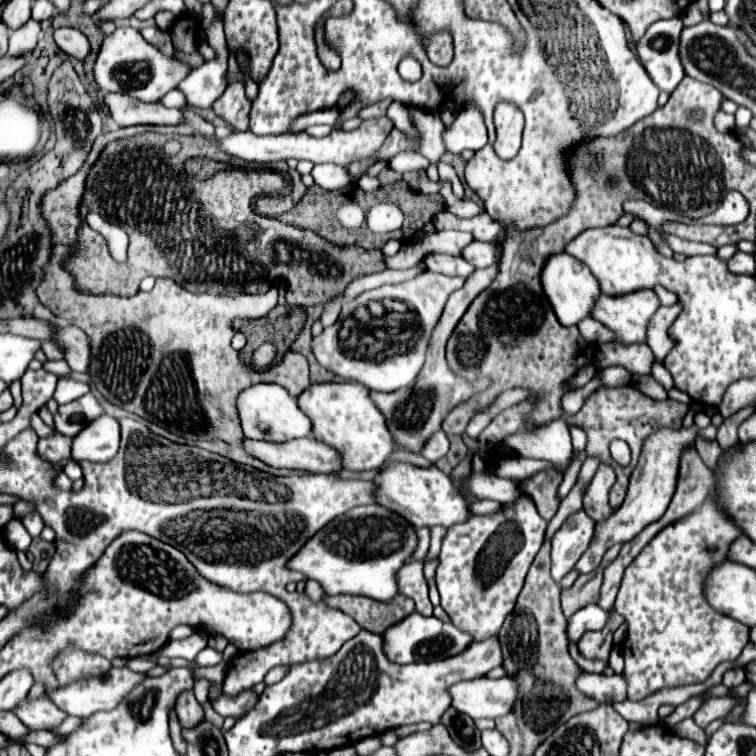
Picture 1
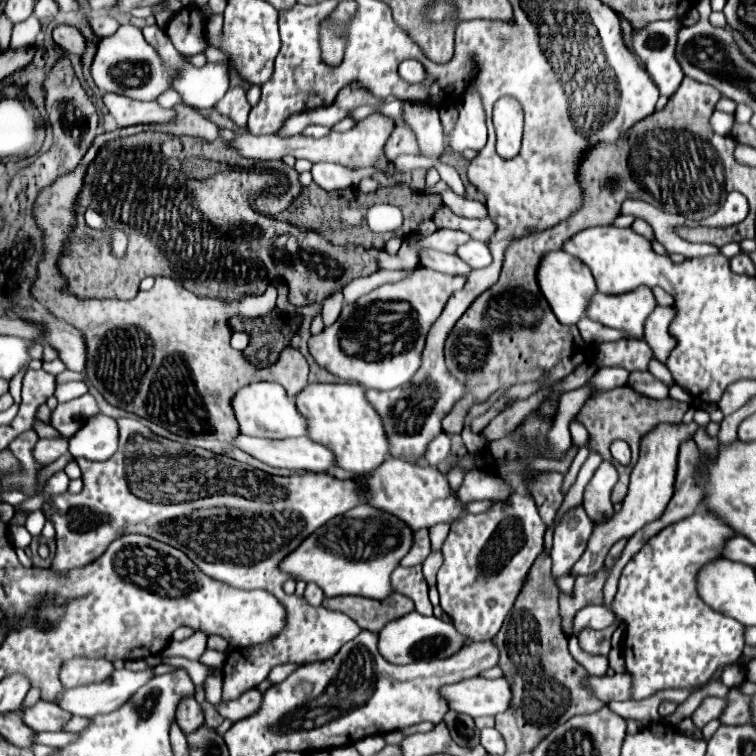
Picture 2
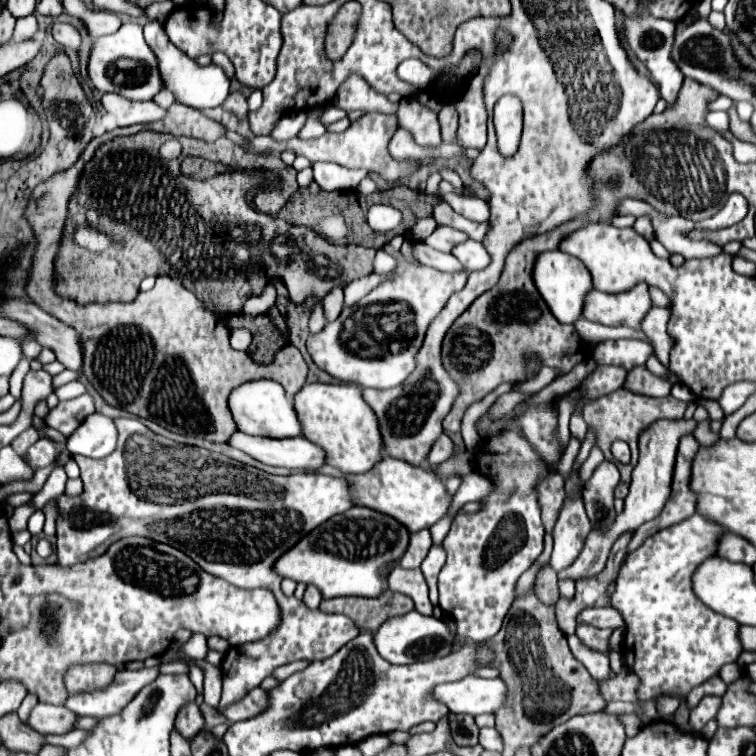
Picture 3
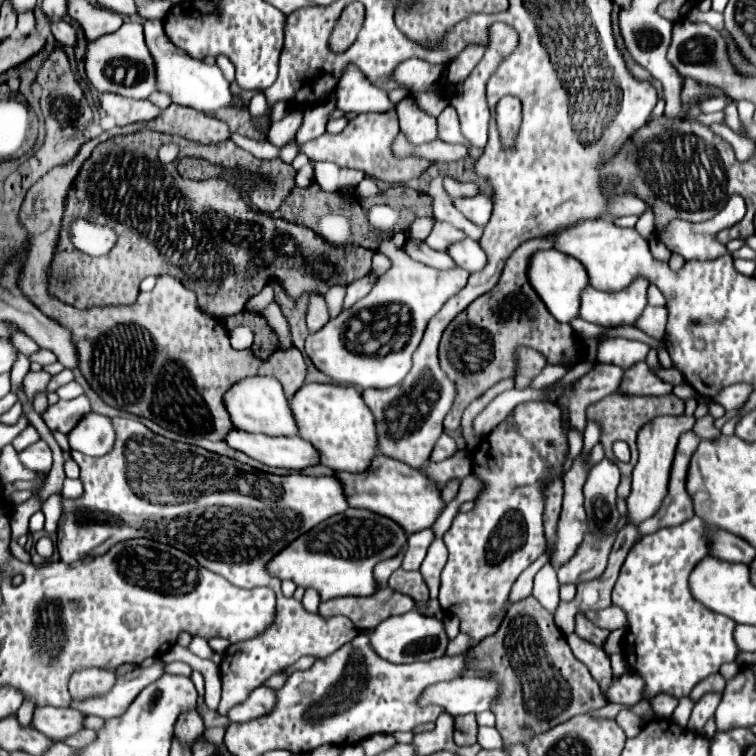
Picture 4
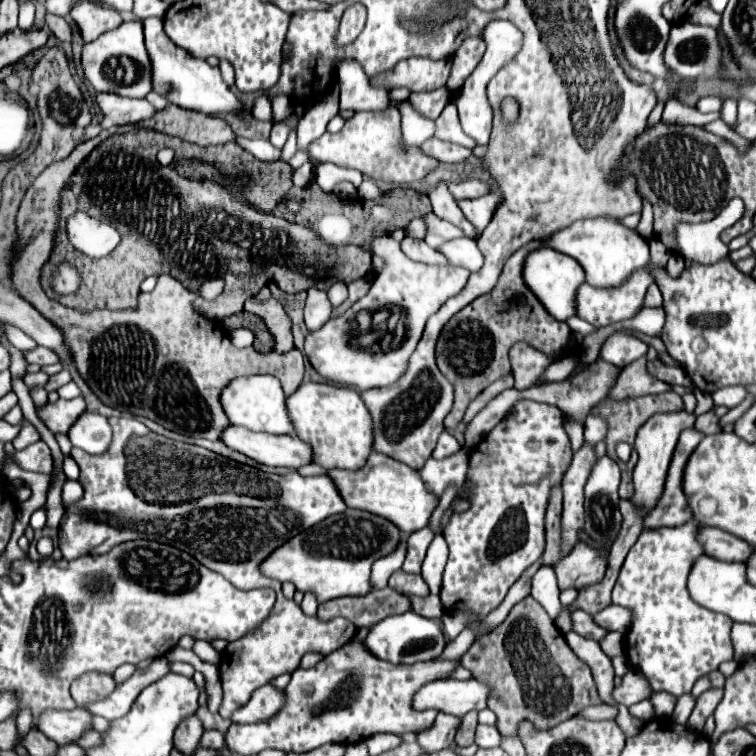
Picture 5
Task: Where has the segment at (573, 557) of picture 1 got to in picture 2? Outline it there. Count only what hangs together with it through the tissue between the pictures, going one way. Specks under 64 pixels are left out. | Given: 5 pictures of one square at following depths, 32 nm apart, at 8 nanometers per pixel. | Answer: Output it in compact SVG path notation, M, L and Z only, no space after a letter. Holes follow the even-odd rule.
M584 508L570 510L562 522L554 530L552 544L552 576L560 578L570 572L576 560L582 556L590 536L594 522L588 518Z

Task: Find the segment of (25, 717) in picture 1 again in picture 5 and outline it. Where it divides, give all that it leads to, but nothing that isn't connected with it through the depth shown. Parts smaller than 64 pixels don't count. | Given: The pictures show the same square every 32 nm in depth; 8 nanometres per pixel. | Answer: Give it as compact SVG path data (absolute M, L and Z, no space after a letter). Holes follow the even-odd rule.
M82 708L44 710L38 716L38 730L58 744L68 744L80 738L80 734L90 728L90 718L92 716Z

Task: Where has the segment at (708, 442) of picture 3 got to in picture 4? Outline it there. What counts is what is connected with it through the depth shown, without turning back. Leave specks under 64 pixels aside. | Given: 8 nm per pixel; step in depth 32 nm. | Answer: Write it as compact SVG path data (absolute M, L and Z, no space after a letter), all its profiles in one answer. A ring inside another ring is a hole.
M710 414L700 418L700 420L696 420L694 432L700 436L700 440L714 440L720 434L720 430L714 428L714 418Z

